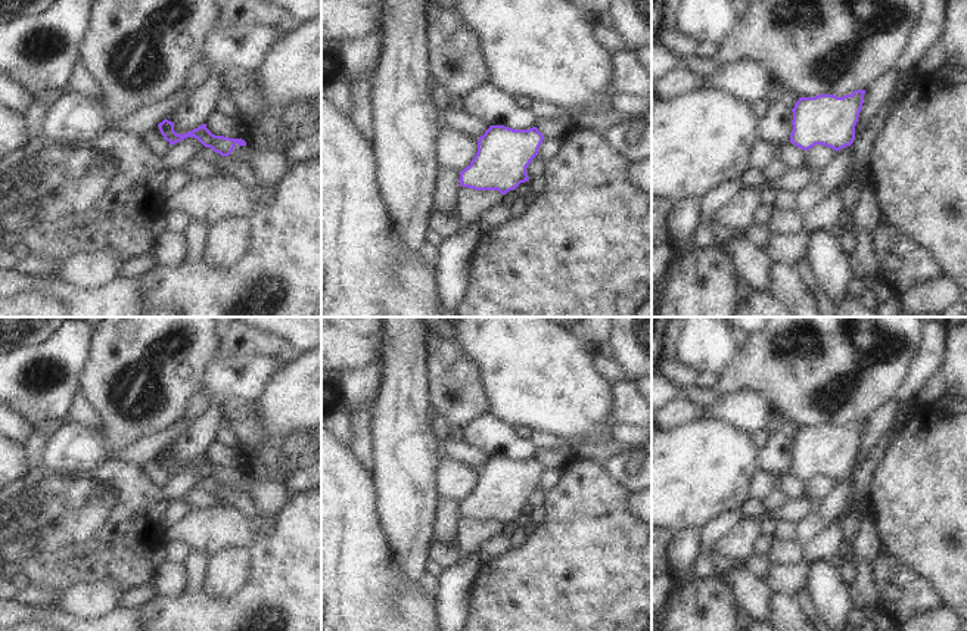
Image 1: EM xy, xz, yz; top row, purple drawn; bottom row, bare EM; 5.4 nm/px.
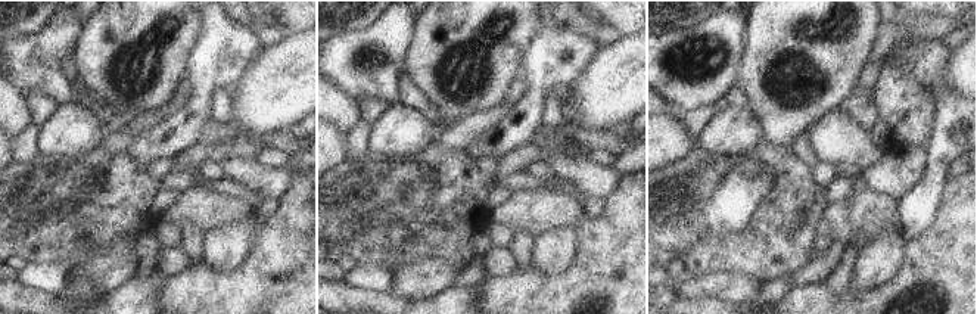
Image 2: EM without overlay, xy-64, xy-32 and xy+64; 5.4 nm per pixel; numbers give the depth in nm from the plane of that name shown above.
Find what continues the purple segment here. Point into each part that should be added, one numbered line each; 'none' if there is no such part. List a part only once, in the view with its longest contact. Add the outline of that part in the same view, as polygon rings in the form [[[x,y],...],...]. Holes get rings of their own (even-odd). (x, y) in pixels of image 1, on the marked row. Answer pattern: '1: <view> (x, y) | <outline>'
none

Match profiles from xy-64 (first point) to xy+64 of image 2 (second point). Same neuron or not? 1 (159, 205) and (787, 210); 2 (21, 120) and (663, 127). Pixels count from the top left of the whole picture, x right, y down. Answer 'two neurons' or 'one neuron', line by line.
1: two neurons
2: two neurons

